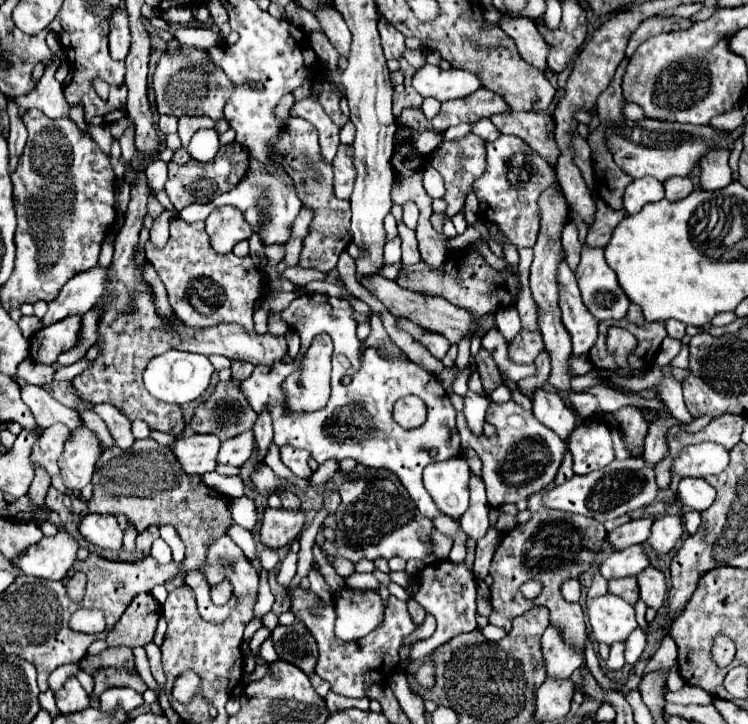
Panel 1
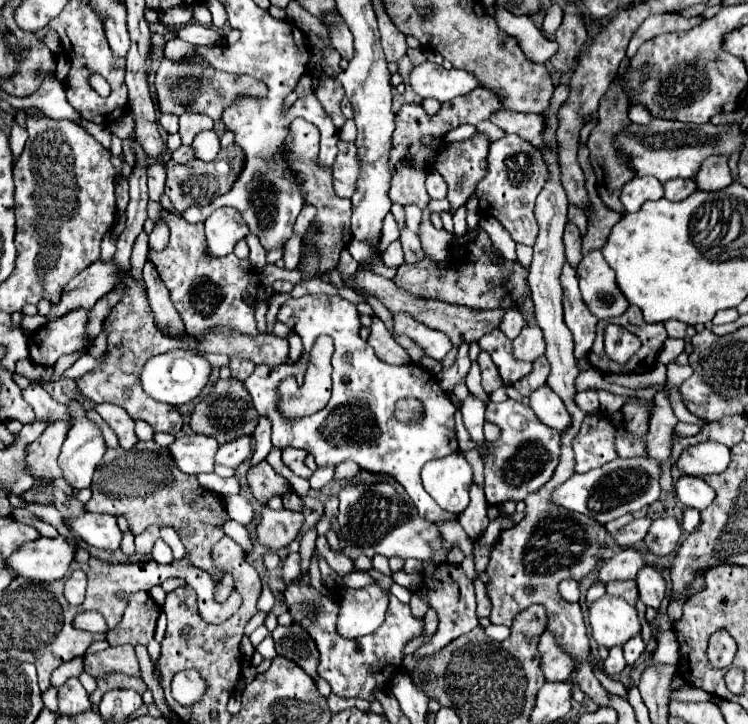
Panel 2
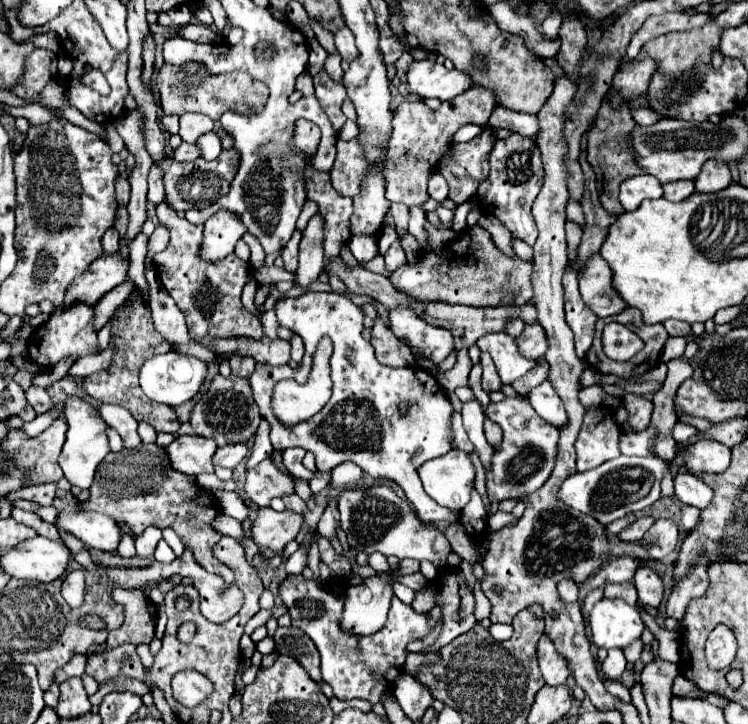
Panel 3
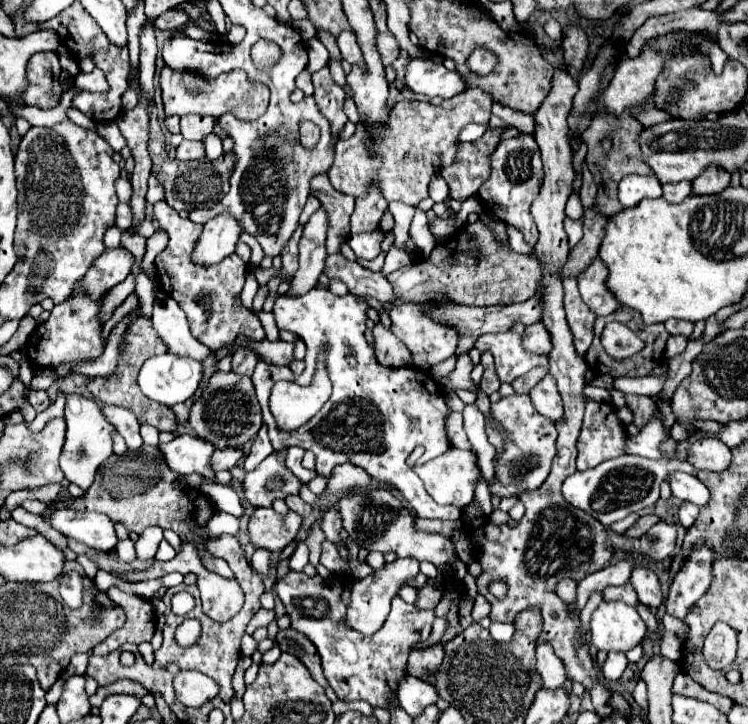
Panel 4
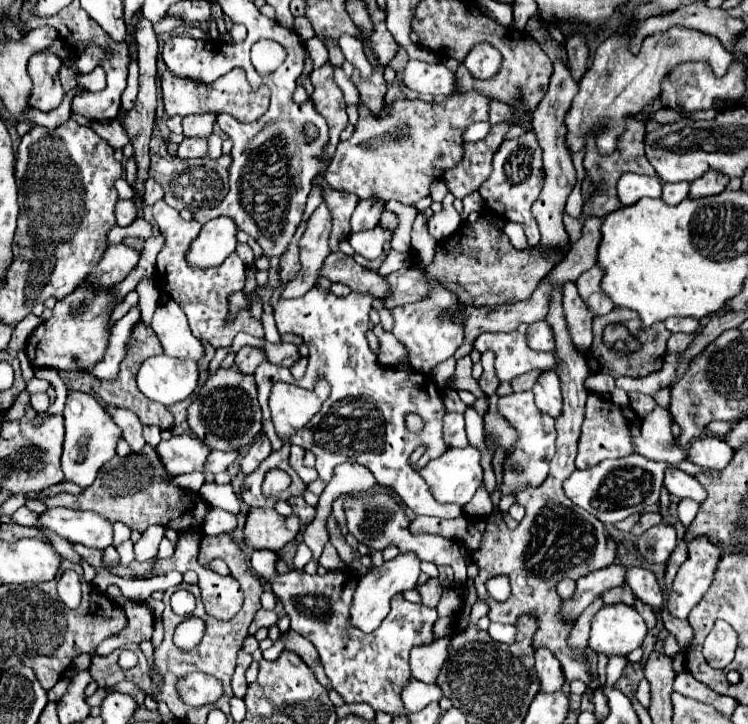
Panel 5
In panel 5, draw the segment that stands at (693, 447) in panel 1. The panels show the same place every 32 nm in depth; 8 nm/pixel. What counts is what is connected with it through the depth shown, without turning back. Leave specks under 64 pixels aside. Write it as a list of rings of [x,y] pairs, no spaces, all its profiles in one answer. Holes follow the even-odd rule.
[[[706,436],[692,442],[688,450],[688,460],[700,468],[724,470],[732,460],[732,448],[722,442],[718,436]]]

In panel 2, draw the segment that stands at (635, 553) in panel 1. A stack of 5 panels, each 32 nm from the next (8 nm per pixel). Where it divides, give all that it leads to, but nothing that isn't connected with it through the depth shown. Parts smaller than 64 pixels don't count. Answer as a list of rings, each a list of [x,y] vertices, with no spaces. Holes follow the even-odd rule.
[[[628,548],[624,552],[614,554],[612,558],[608,558],[606,562],[600,564],[600,574],[598,578],[604,582],[612,582],[612,580],[630,580],[636,578],[638,570],[646,566],[646,560],[642,558],[638,548]]]

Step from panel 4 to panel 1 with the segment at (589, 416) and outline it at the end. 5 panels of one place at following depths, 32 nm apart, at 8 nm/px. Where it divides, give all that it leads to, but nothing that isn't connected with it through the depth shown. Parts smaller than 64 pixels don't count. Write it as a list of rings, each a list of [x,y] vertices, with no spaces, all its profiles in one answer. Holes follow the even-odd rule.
[[[584,420],[570,436],[568,448],[572,452],[572,470],[584,476],[592,470],[604,468],[614,460],[610,428],[598,420]]]

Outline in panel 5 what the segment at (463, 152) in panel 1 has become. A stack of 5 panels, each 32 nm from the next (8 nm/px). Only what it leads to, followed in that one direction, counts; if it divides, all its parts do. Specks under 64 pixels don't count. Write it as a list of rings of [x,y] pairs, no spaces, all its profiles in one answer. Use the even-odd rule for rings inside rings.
[[[508,122],[496,124],[490,128],[486,138],[478,142],[466,142],[462,162],[458,162],[454,168],[444,172],[444,182],[458,200],[476,192],[480,184],[488,180],[492,172],[492,156],[498,144],[504,140],[504,134],[508,132],[510,126],[512,124]]]

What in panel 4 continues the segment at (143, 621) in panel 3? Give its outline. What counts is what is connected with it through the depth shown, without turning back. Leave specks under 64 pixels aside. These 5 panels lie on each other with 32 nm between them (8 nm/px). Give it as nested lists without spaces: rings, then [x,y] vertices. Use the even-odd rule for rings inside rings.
[[[112,586],[108,596],[120,604],[126,612],[126,622],[120,630],[112,632],[104,642],[106,644],[124,644],[124,642],[150,642],[156,630],[156,612],[150,600],[138,594],[126,594],[120,588]]]

